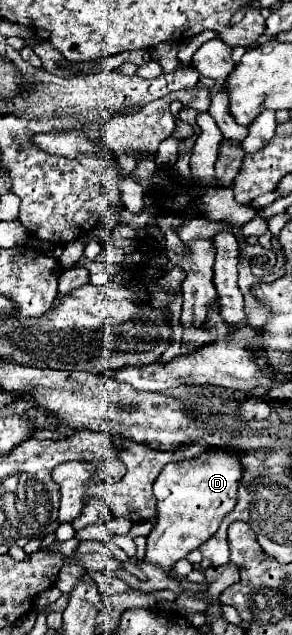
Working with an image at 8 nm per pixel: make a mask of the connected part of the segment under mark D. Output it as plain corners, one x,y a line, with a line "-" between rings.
226,442
224,446
202,452
196,458
164,466
154,482
158,516
152,532
148,534
146,562
160,566
168,574
178,560
186,558
188,552
200,548
200,544
216,534
224,516
228,516
228,512
236,506
238,484
244,472
240,456
242,452
232,442

